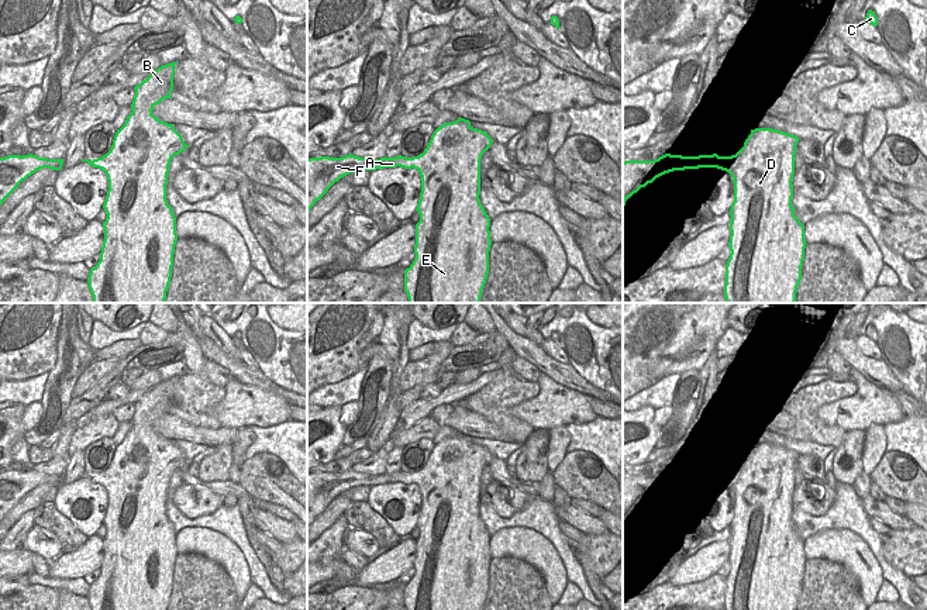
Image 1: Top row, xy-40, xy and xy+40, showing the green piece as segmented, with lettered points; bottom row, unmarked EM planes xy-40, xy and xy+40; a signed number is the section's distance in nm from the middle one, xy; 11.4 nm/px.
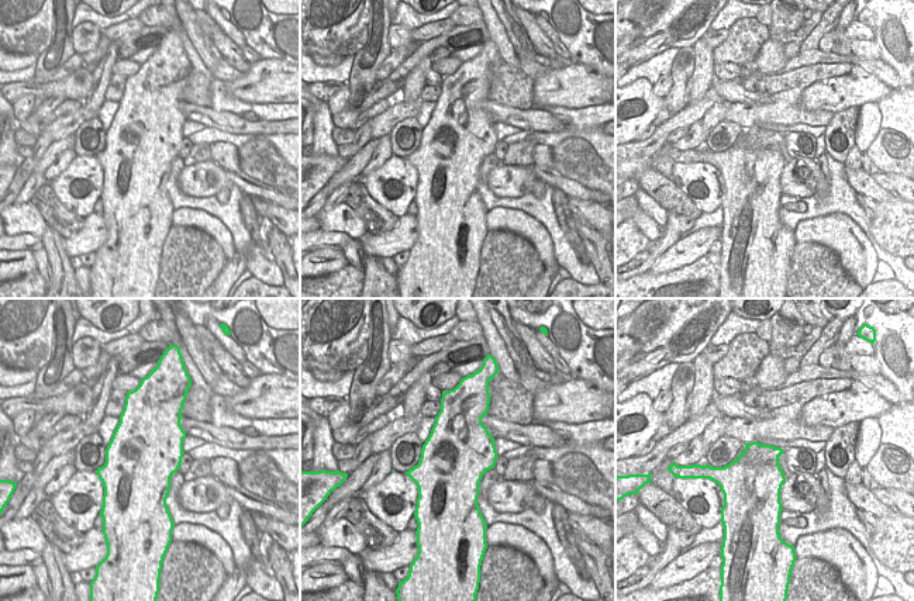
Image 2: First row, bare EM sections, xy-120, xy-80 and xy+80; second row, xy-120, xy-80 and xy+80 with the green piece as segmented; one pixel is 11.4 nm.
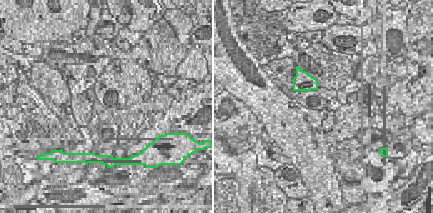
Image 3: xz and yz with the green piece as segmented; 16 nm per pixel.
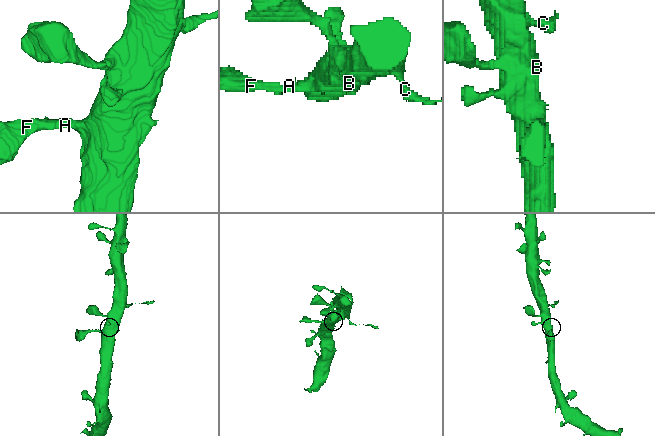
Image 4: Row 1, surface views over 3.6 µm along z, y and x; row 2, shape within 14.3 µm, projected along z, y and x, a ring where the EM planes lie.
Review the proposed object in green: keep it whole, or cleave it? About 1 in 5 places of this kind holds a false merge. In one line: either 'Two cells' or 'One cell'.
One cell.

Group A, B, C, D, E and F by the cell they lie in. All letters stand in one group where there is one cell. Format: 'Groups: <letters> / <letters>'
Groups: A B C D E F.

